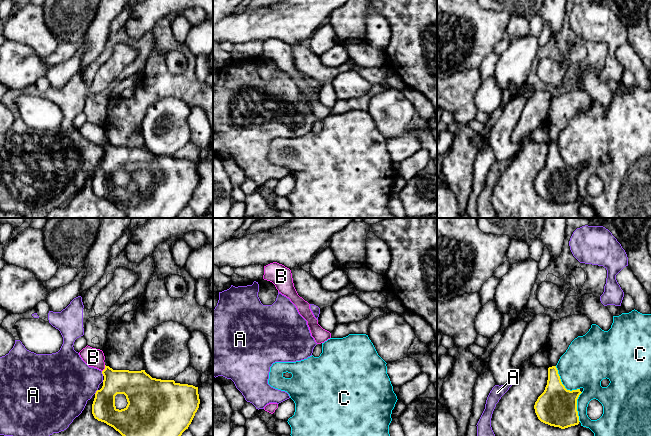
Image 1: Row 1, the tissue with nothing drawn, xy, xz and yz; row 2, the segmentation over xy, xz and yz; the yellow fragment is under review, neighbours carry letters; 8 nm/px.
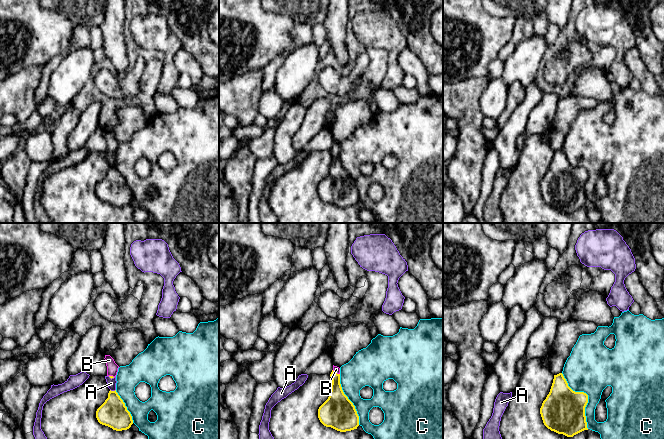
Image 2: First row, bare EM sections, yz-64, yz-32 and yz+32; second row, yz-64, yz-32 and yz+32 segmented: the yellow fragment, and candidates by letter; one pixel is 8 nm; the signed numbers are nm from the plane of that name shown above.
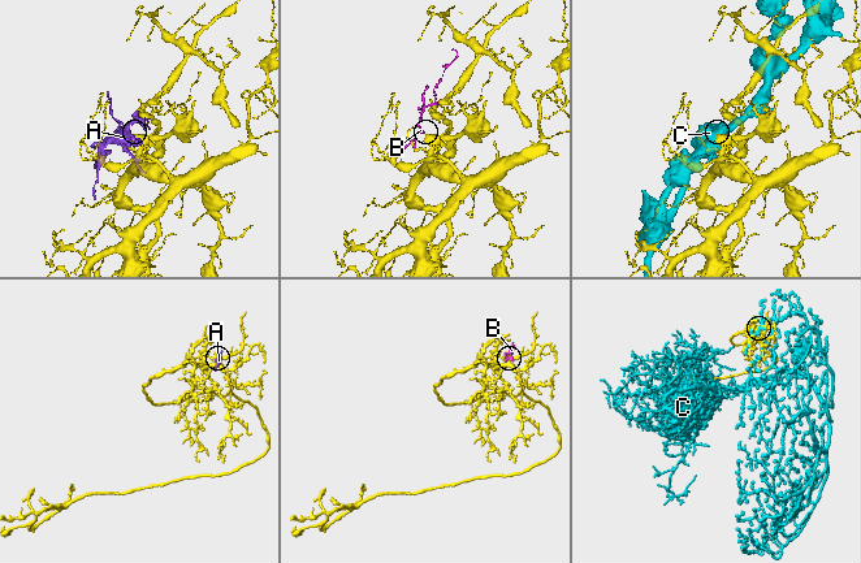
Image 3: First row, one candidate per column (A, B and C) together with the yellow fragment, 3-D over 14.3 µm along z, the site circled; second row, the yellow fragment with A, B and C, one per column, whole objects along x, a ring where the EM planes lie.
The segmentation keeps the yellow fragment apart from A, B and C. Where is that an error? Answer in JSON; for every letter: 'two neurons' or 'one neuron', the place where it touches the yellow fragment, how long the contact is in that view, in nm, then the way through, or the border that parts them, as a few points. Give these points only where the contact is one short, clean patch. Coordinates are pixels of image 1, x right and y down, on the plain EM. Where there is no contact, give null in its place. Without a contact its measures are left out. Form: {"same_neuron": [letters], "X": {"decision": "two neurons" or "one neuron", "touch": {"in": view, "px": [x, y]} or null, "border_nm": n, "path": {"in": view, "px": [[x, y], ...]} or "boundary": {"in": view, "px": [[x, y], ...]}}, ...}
{"same_neuron": ["B"], "A": {"decision": "two neurons", "touch": {"in": "xy", "px": [102, 149]}, "border_nm": 40}, "B": {"decision": "one neuron", "touch": {"in": "xy", "px": [105, 144]}, "border_nm": 60, "path": {"in": "xy", "px": [[130, 159], [119, 158], [105, 144], [93, 133]]}}, "C": {"decision": "two neurons", "touch": {"in": "yz", "px": [562, 160]}, "border_nm": 280}}

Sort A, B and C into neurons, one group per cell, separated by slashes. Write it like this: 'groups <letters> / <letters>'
groups A / B / C

